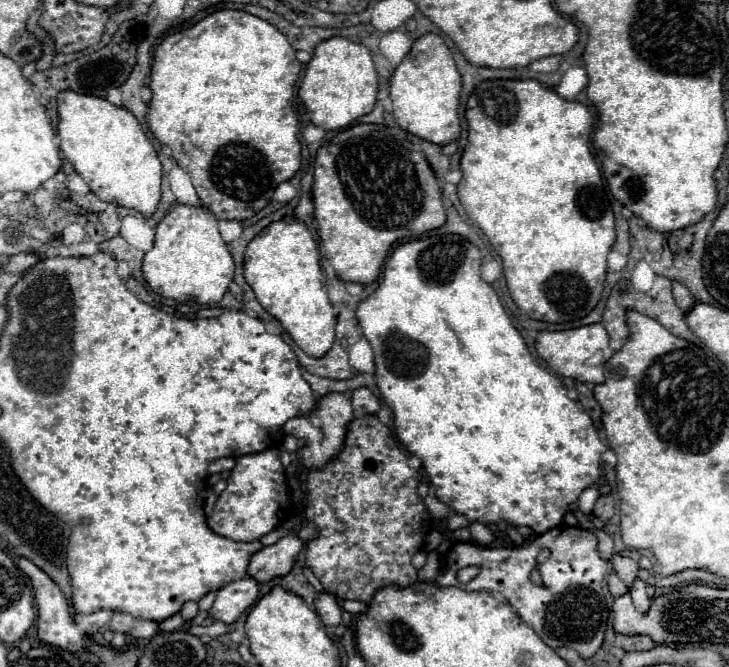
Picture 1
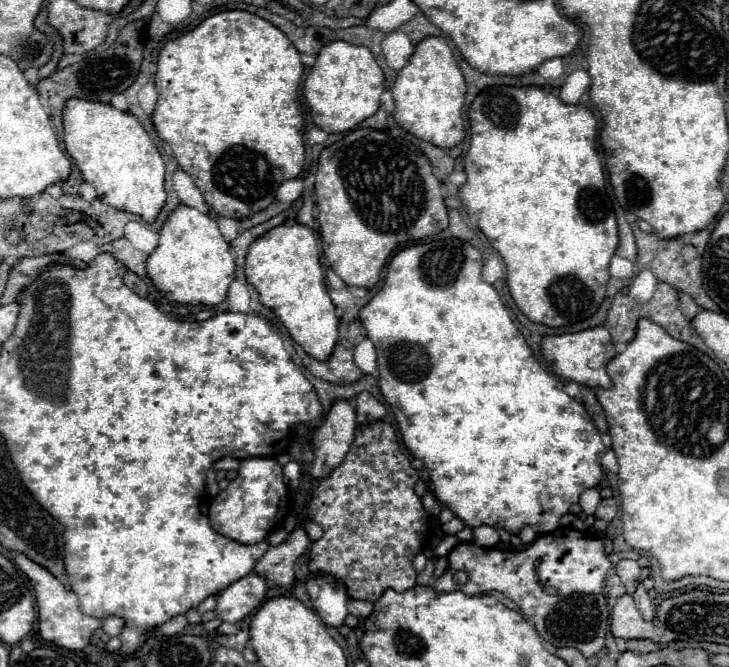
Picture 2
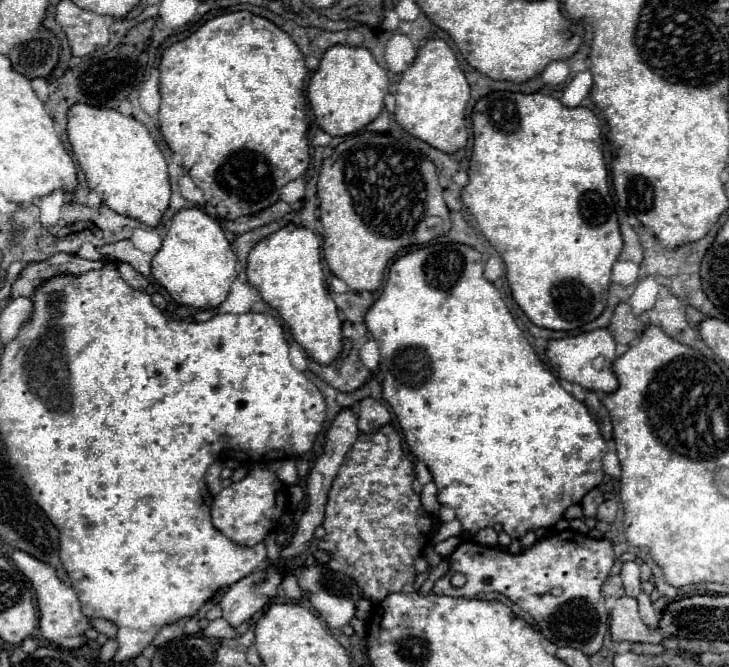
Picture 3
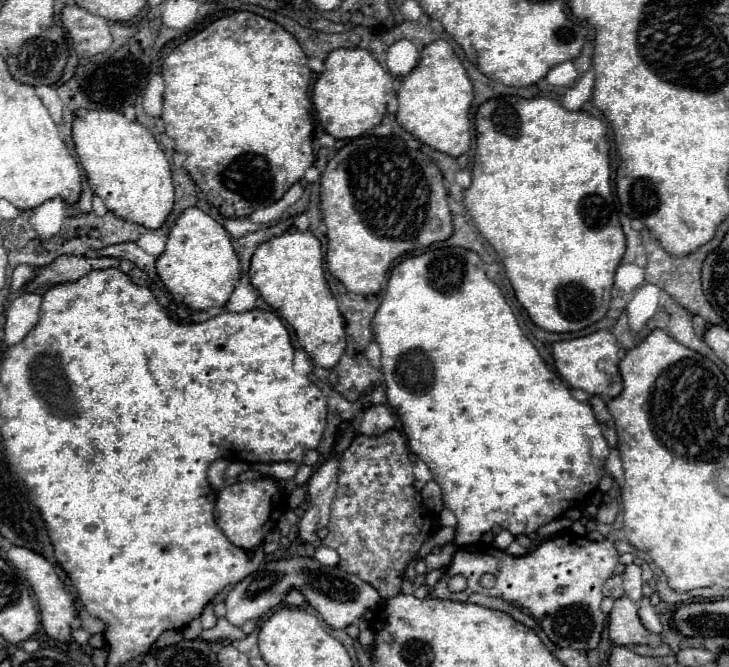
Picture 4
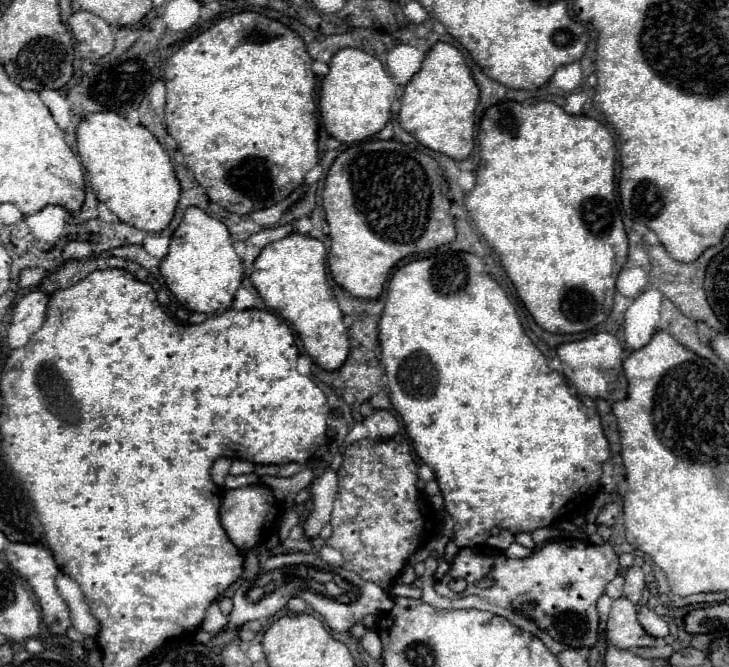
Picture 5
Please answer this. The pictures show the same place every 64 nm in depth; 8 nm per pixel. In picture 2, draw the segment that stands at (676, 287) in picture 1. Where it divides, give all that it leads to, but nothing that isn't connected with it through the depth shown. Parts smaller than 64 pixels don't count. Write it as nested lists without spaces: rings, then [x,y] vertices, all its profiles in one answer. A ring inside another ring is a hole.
[[[678,290],[678,304],[680,304],[680,310],[684,312],[684,316],[688,320],[692,320],[700,312],[700,306],[694,302],[694,298],[682,290]]]

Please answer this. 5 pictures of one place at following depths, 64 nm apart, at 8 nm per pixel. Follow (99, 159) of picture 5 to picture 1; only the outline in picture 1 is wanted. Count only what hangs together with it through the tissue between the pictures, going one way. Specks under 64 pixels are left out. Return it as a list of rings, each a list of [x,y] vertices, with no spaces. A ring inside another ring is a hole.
[[[62,90],[58,94],[58,136],[60,136],[60,152],[66,160],[72,162],[74,170],[84,178],[90,190],[104,202],[114,202],[126,208],[134,208],[142,212],[146,218],[154,214],[160,202],[160,178],[162,166],[152,142],[146,138],[134,114],[122,106],[110,104],[106,98],[78,94],[72,90]]]

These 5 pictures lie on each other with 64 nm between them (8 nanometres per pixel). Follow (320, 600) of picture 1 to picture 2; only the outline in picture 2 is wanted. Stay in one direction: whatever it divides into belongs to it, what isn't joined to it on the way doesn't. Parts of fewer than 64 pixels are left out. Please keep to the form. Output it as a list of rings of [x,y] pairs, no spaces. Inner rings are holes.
[[[310,576],[306,580],[306,588],[312,600],[314,610],[320,614],[322,622],[326,626],[342,626],[344,618],[348,614],[346,604],[348,604],[348,596],[346,596],[346,588],[344,584],[340,584],[340,580],[336,580],[334,576]]]

